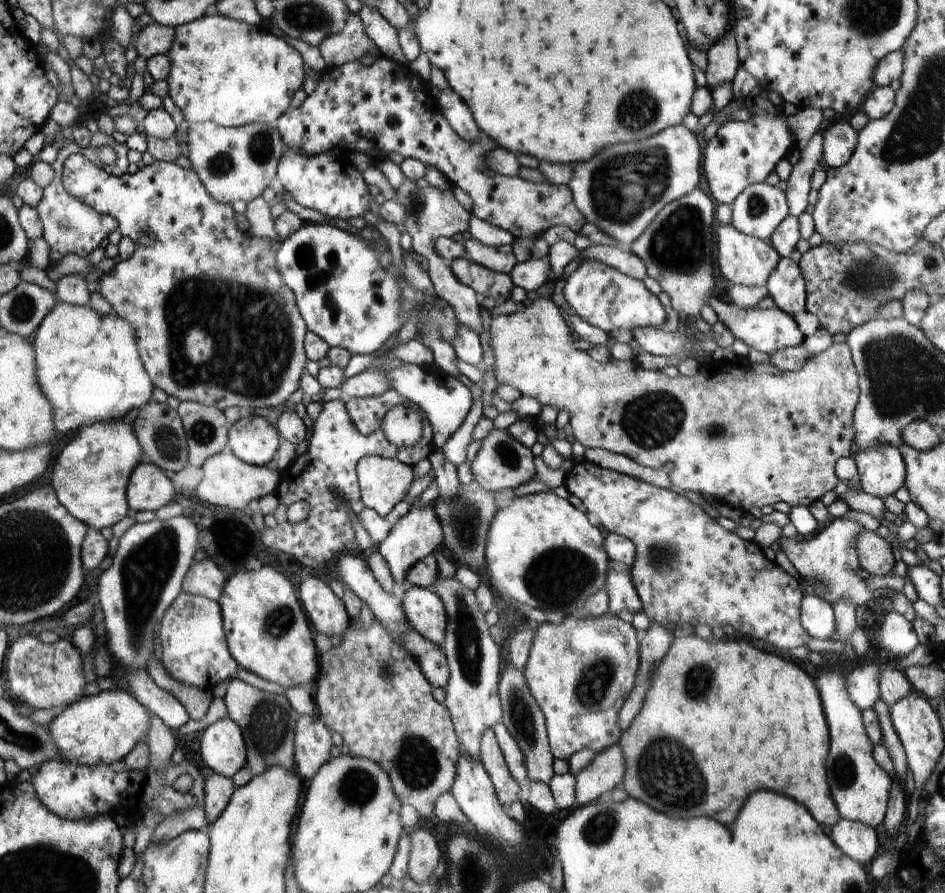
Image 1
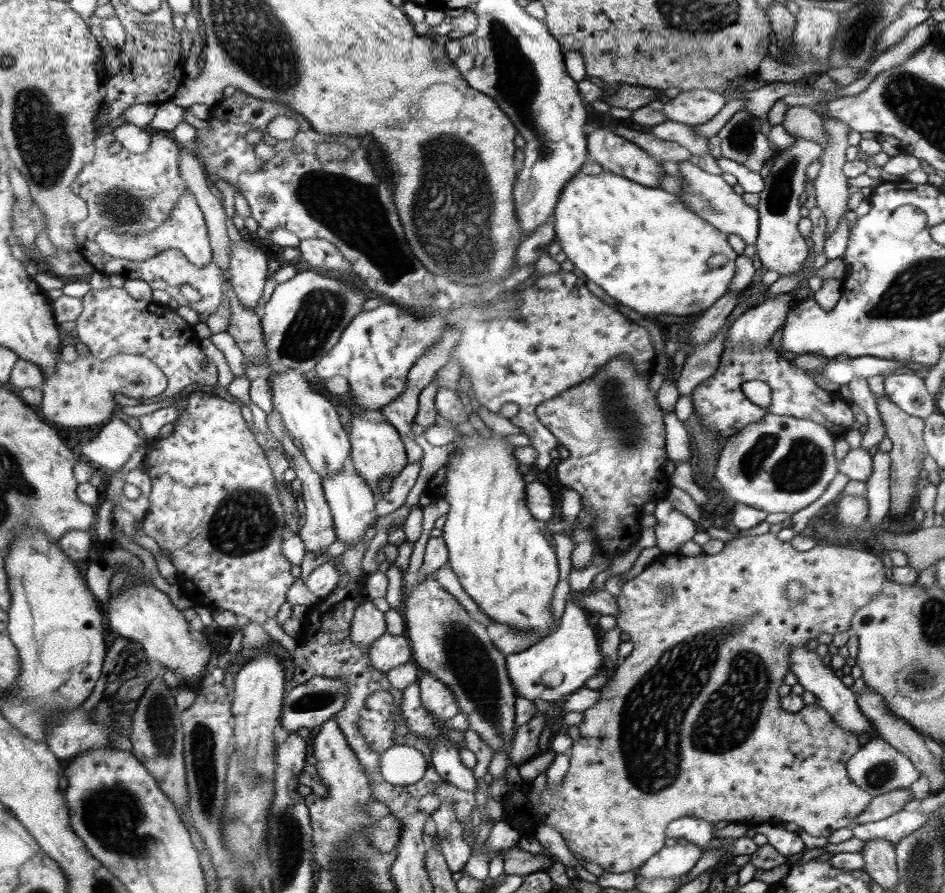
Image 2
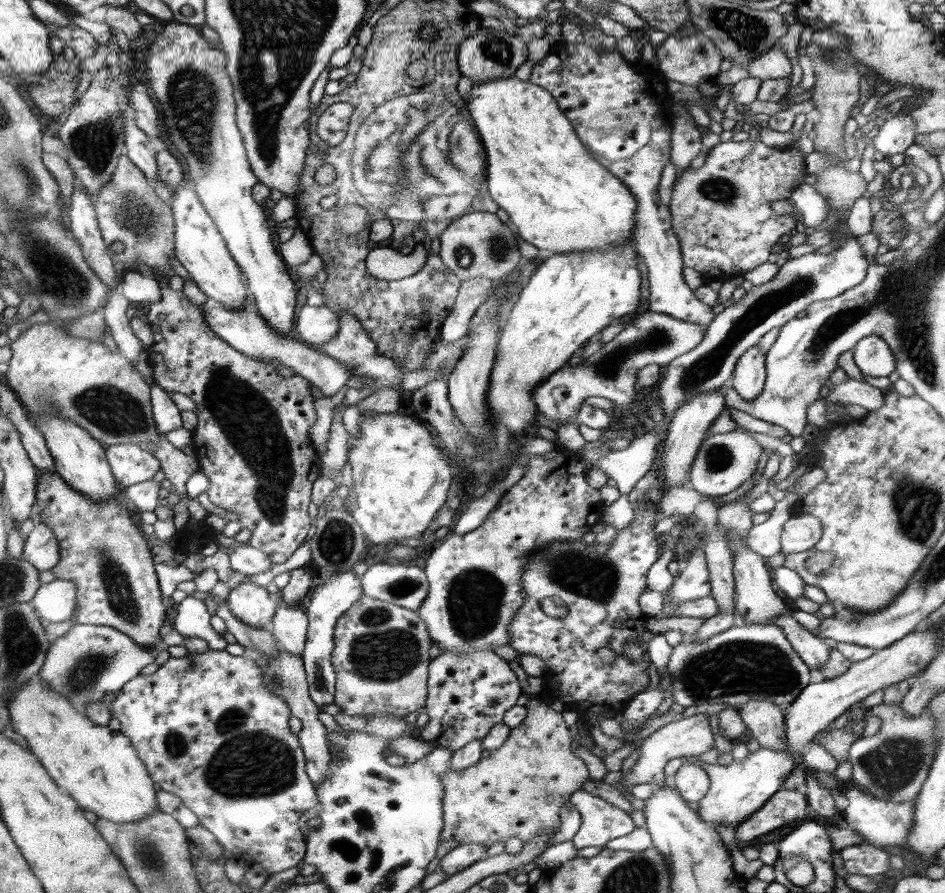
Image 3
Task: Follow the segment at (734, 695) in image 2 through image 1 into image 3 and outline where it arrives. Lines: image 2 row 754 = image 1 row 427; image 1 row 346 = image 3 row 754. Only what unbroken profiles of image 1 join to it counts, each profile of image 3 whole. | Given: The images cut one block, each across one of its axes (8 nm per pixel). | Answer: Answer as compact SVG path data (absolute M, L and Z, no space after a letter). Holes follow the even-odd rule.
M526 693L528 703L525 704L527 713L522 724L519 724L516 728L511 728L506 742L496 750L491 751L489 757L481 758L476 764L463 768L461 771L453 769L452 766L441 776L441 782L443 782L444 796L443 796L443 829L440 835L441 842L444 840L458 840L458 844L483 844L484 846L492 846L496 842L506 842L508 838L517 836L523 842L530 842L535 836L541 834L541 832L553 832L553 830L559 829L560 826L560 807L564 802L568 802L570 795L577 790L582 789L582 785L592 780L588 774L588 769L582 758L575 756L572 753L572 737L570 737L569 727L564 723L562 719L562 712L556 712L549 703L545 703L538 694ZM865 719L857 720L851 727L830 729L829 731L826 729L817 734L813 741L824 745L830 756L834 756L839 763L849 760L850 746L864 732Z

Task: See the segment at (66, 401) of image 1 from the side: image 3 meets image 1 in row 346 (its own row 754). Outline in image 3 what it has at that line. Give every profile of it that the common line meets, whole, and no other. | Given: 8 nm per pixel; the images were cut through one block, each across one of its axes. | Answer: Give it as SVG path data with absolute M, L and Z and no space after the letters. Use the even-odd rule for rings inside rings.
M32 680L22 685L7 704L12 729L21 734L31 753L42 763L55 783L70 795L82 809L116 824L135 823L160 809L156 800L154 781L137 755L131 740L120 730L95 725L84 713L78 712L59 692L53 691L44 681Z

